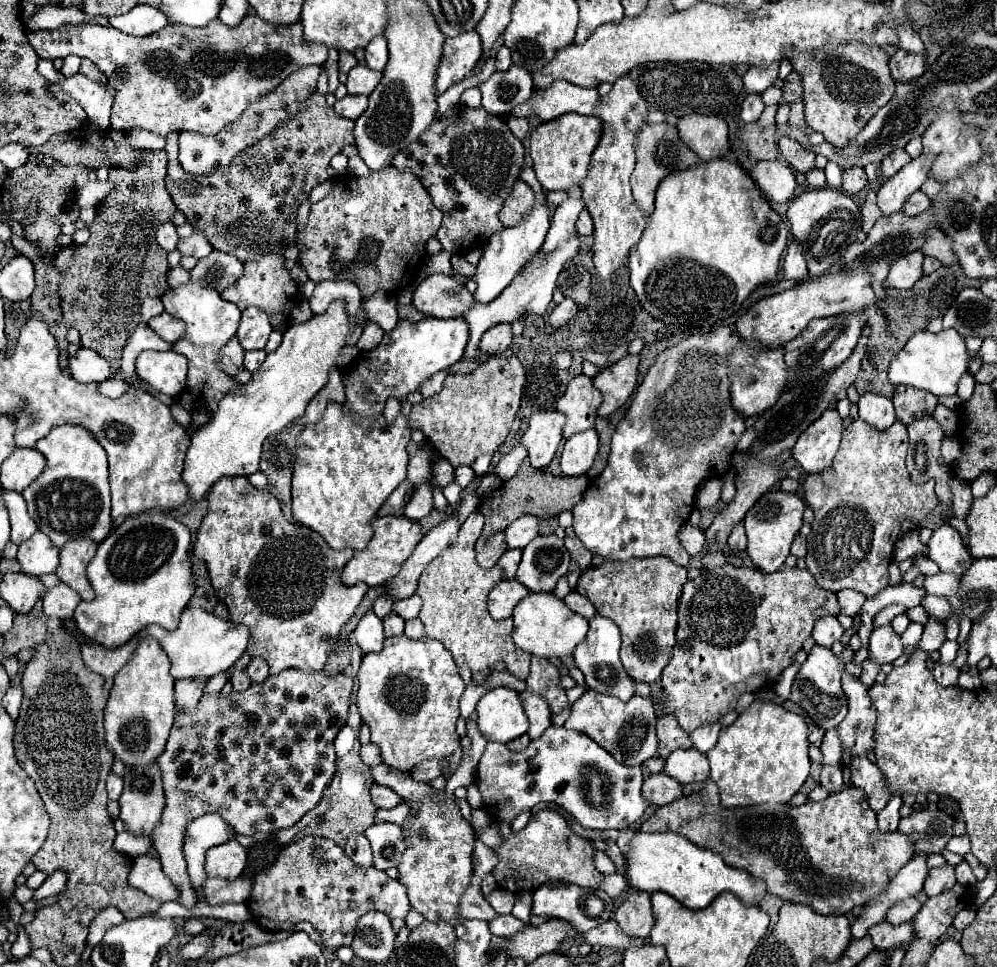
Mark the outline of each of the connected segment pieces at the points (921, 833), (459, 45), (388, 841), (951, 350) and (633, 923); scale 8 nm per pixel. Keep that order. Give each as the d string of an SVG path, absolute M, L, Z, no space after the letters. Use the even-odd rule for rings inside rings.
M918 809L910 817L900 819L898 831L906 833L916 845L914 855L932 855L946 849L948 839L952 837L954 819L944 811Z
M476 31L446 39L436 73L436 95L442 95L448 87L468 77L482 59L482 53L482 39Z
M374 823L364 833L372 845L372 857L374 867L380 871L386 871L390 867L396 867L404 853L404 837L402 827L394 823Z
M942 329L940 333L918 331L908 339L908 343L900 349L900 353L890 361L888 381L894 387L908 385L908 387L924 389L936 397L954 395L958 379L960 375L966 373L968 363L970 363L970 355L964 347L964 339L954 329Z
M630 891L616 909L614 919L626 935L646 939L654 927L650 895L644 891Z

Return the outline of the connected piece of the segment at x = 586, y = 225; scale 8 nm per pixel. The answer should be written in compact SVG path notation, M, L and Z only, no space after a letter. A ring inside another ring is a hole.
M588 211L580 213L580 217L576 221L576 229L578 229L580 235L592 235L594 233L594 221L592 221L592 217L590 217Z

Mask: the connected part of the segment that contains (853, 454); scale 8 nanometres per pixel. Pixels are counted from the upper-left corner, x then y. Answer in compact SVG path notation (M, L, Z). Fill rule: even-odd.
M854 419L842 435L840 449L830 469L826 469L826 473L814 473L806 477L804 495L806 503L814 509L814 523L808 535L806 567L822 589L832 593L852 589L866 597L874 597L890 585L888 565L892 563L894 543L898 535L920 527L922 519L936 507L934 481L928 481L926 485L914 485L910 481L904 465L906 449L908 433L904 423L896 421L890 429L878 433L876 429L870 429L862 419Z

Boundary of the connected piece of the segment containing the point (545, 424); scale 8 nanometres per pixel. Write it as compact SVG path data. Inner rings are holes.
M538 411L530 417L530 427L522 435L522 445L528 449L528 459L534 469L544 469L556 455L562 441L564 417L558 411Z

